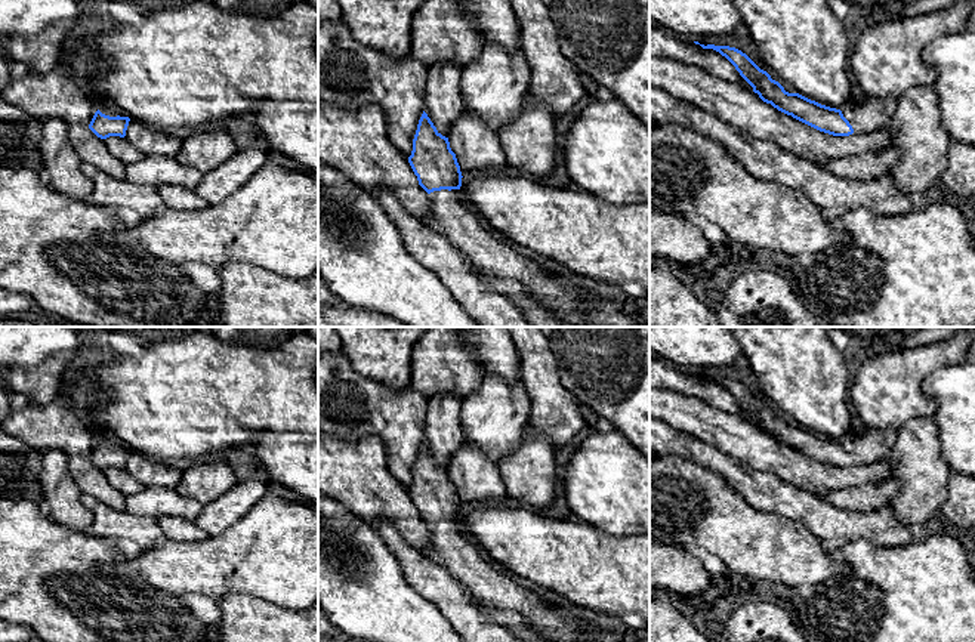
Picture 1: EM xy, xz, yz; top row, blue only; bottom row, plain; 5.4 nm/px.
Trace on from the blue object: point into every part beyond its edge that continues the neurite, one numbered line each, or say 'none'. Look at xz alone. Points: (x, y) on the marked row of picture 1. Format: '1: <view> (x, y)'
1: xz (450, 215)

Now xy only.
1: xy (107, 108)

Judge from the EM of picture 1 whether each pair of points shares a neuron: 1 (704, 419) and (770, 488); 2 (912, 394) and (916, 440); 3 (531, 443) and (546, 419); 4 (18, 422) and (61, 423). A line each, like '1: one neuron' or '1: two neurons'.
1: two neurons
2: two neurons
3: two neurons
4: one neuron

